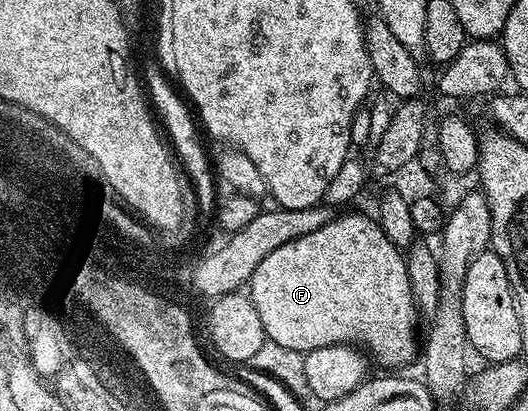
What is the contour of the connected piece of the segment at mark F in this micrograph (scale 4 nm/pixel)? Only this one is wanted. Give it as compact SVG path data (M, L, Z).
M359 212L336 215L321 230L313 230L313 234L273 250L251 276L249 295L257 306L257 314L261 314L267 338L304 354L321 346L350 344L365 350L374 363L376 360L383 367L380 369L403 370L414 356L416 359L421 348L421 317L413 302L404 253L389 240L378 219L370 220Z

